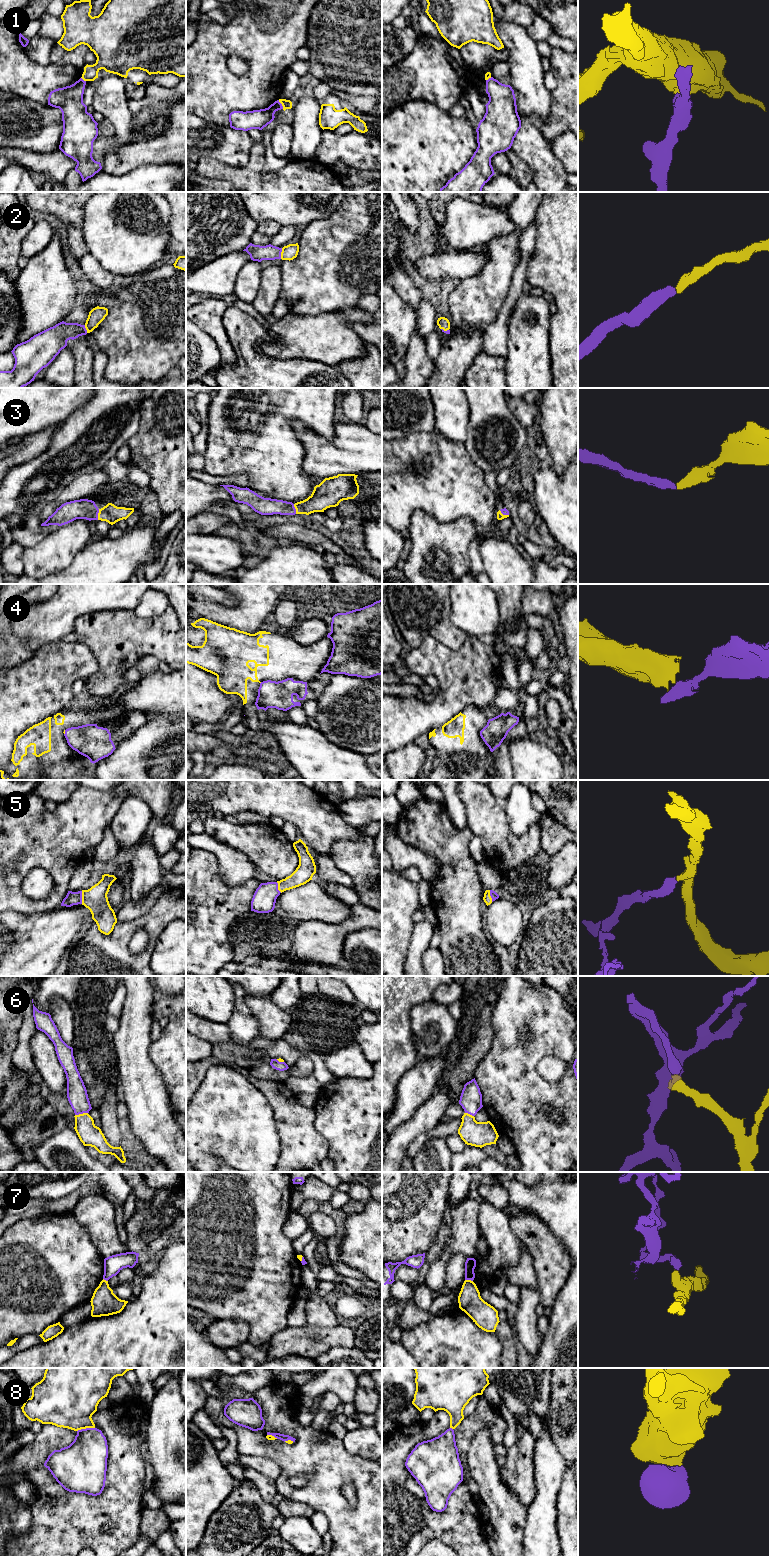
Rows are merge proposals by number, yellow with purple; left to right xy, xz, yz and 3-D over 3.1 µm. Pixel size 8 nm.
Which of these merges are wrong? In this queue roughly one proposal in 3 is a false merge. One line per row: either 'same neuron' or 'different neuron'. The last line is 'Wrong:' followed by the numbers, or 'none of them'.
1: different neuron
2: same neuron
3: same neuron
4: different neuron
5: same neuron
6: same neuron
7: different neuron
8: same neuron
Wrong: 1, 4, 7

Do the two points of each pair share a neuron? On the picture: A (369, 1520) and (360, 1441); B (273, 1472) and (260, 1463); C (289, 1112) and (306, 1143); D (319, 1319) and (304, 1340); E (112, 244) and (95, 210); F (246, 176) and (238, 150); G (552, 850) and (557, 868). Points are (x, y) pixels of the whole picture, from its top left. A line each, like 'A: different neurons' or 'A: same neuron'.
A: different neurons
B: same neuron
C: same neuron
D: different neurons
E: same neuron
F: different neurons
G: different neurons

